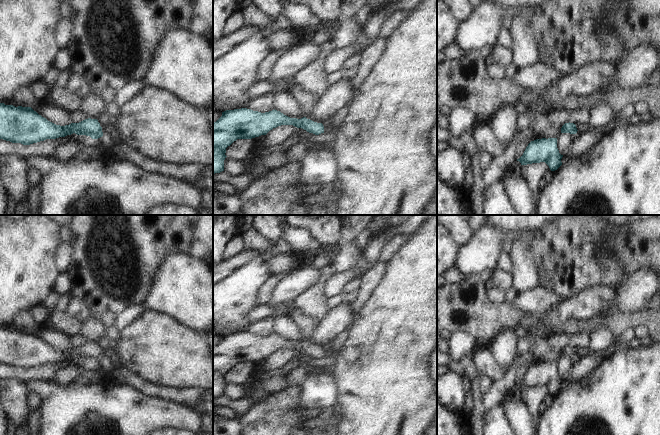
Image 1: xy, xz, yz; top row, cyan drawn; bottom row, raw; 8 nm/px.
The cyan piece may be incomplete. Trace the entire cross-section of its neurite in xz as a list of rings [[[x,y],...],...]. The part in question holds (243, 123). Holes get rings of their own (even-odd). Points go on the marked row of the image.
[[[247,108],[222,112],[222,116],[213,123],[213,174],[224,171],[226,148],[234,141],[266,135],[281,125],[293,125],[315,135],[324,133],[322,123],[306,117],[290,118],[275,109],[265,113]]]

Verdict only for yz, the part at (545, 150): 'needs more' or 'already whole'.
already whole

